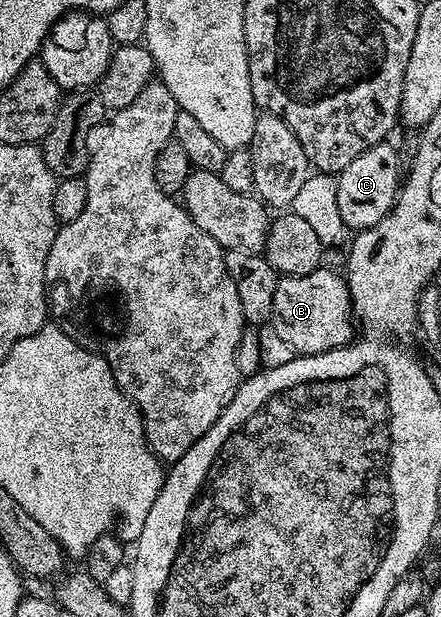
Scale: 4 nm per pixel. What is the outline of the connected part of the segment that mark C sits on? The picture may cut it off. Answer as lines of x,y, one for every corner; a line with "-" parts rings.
389,142
373,144
363,150
363,154
359,154
351,166
336,173
336,201
346,229
360,230
375,226
392,210
403,180
403,165
398,149
391,145

